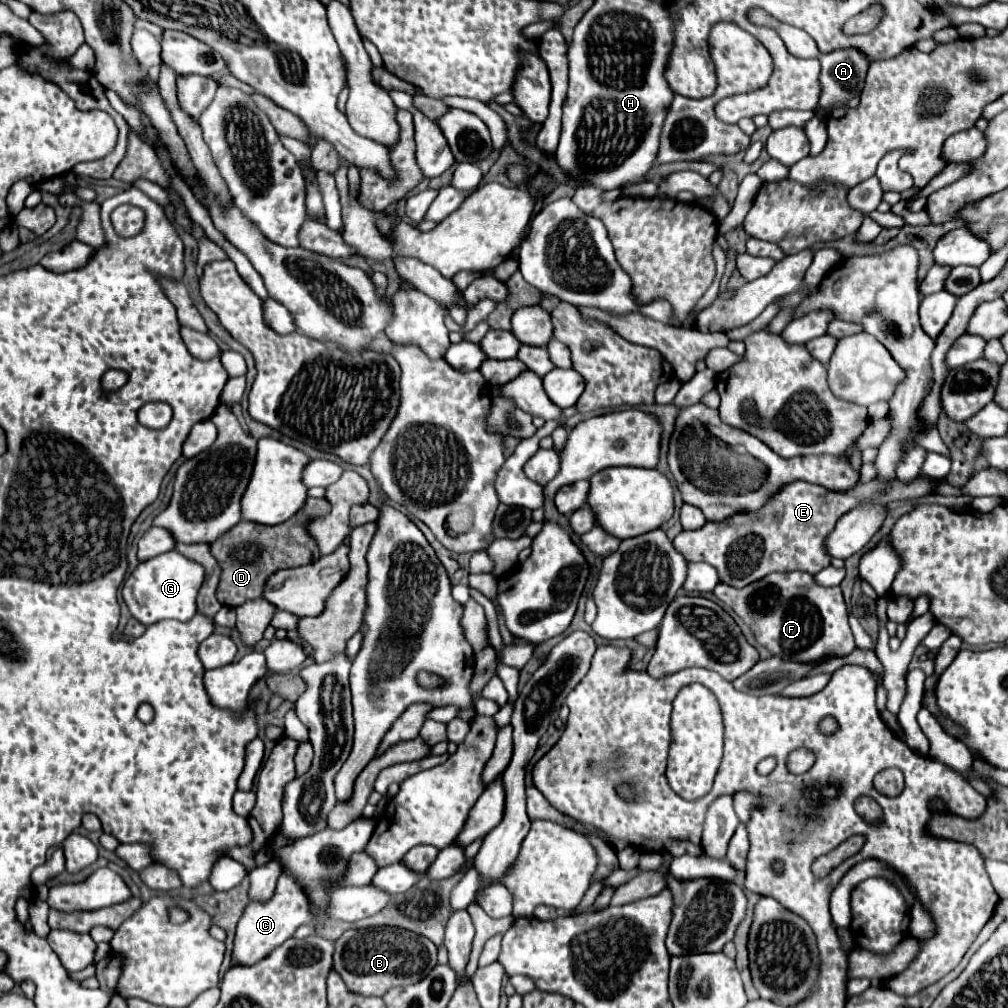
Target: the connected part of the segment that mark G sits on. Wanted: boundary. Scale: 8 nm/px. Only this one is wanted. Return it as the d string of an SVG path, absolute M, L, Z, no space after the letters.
M171 550L141 562L123 586L123 600L135 620L151 626L159 620L187 622L195 616L195 596L203 582L203 566Z

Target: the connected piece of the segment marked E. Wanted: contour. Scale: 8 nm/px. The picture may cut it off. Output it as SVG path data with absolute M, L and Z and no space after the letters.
M921 474L907 484L899 480L895 480L893 484L871 480L839 494L817 484L795 480L781 488L781 492L777 492L761 508L761 512L739 512L723 522L705 522L699 530L683 530L675 536L673 546L689 562L711 564L719 572L721 582L737 588L743 588L771 572L803 570L807 574L817 574L831 564L825 540L827 534L831 534L831 530L835 528L835 522L841 518L841 514L849 512L861 502L889 504L895 500L927 496L933 492L933 484L933 478Z

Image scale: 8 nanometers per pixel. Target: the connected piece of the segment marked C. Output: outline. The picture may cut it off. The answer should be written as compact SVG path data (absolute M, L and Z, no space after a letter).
M287 870L279 876L277 888L271 900L267 902L251 902L243 910L243 918L237 924L235 934L235 948L233 948L233 964L255 964L261 958L265 958L273 948L283 944L287 938L293 936L293 932L301 924L313 924L315 914L311 914L311 902L307 902L307 894L299 890L299 882L287 874Z

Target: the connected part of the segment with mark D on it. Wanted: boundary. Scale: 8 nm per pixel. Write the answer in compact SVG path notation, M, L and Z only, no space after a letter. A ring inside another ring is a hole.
M307 498L303 504L303 510L295 514L295 518L289 518L287 522L279 526L269 526L269 542L267 542L267 526L257 526L255 522L241 520L237 526L233 526L229 532L219 536L211 544L211 554L221 566L221 580L217 586L217 600L223 606L235 608L241 606L247 600L261 598L265 580L281 568L297 568L311 564L319 558L319 550L315 542L307 534L307 522L313 516L323 516L331 510L329 502L325 498ZM243 540L245 540L245 552L243 552Z

